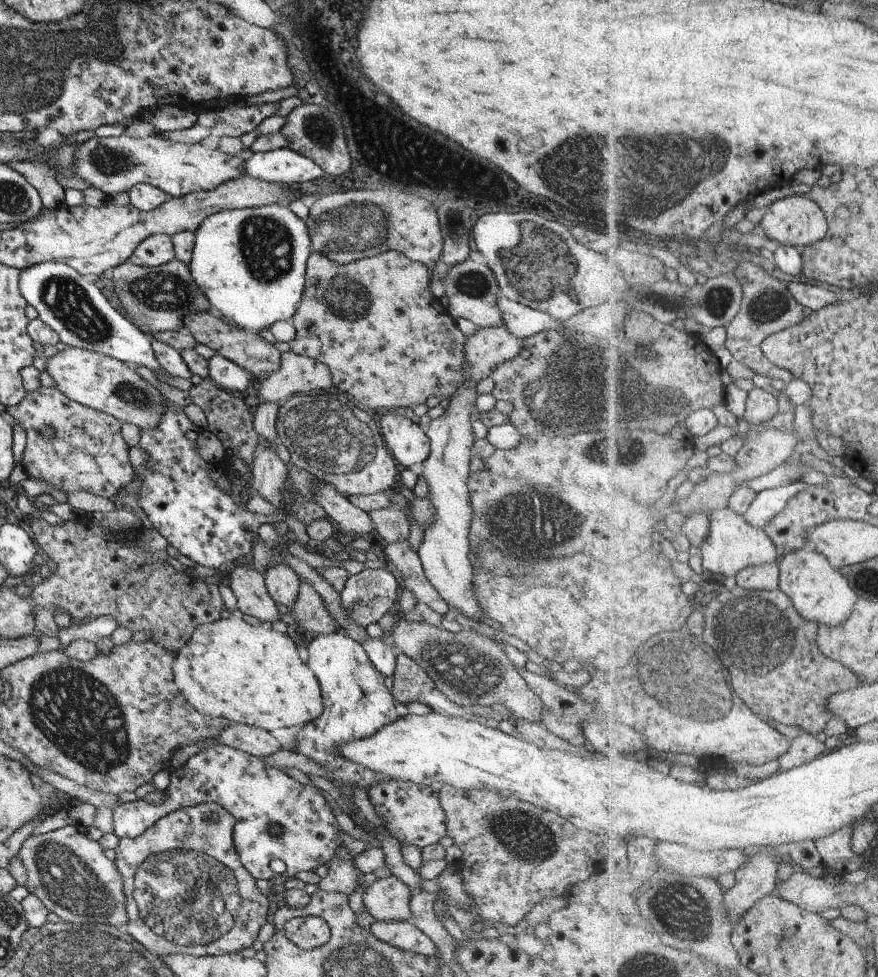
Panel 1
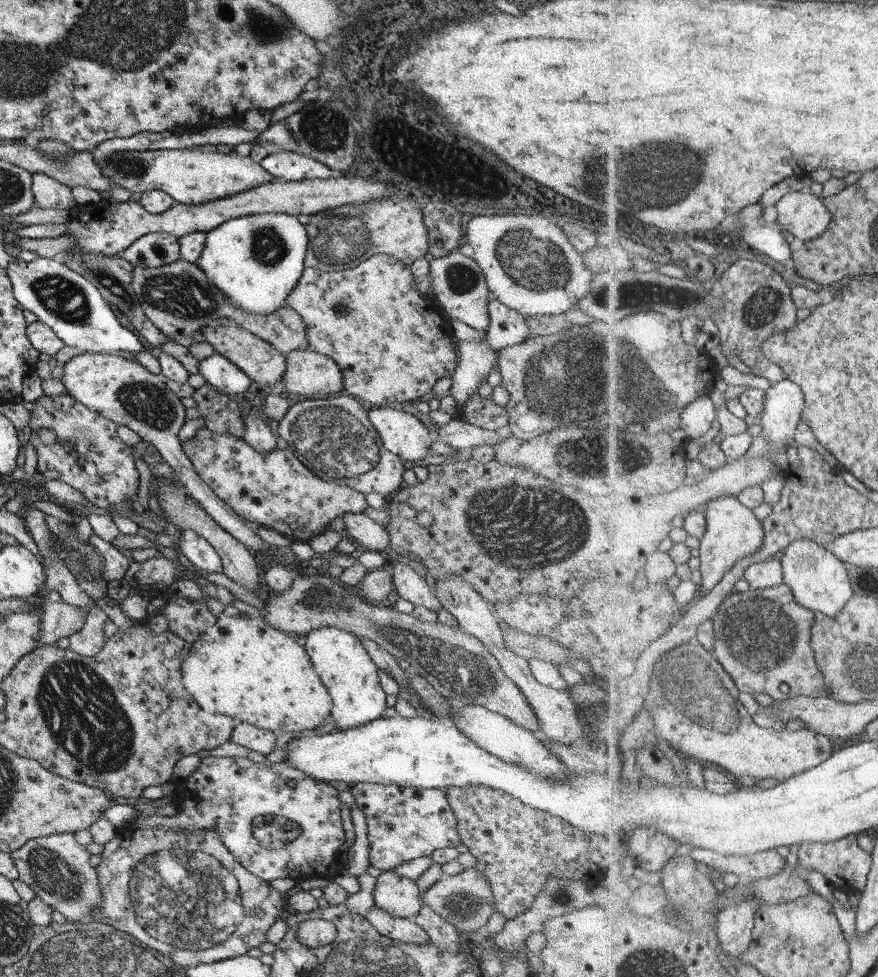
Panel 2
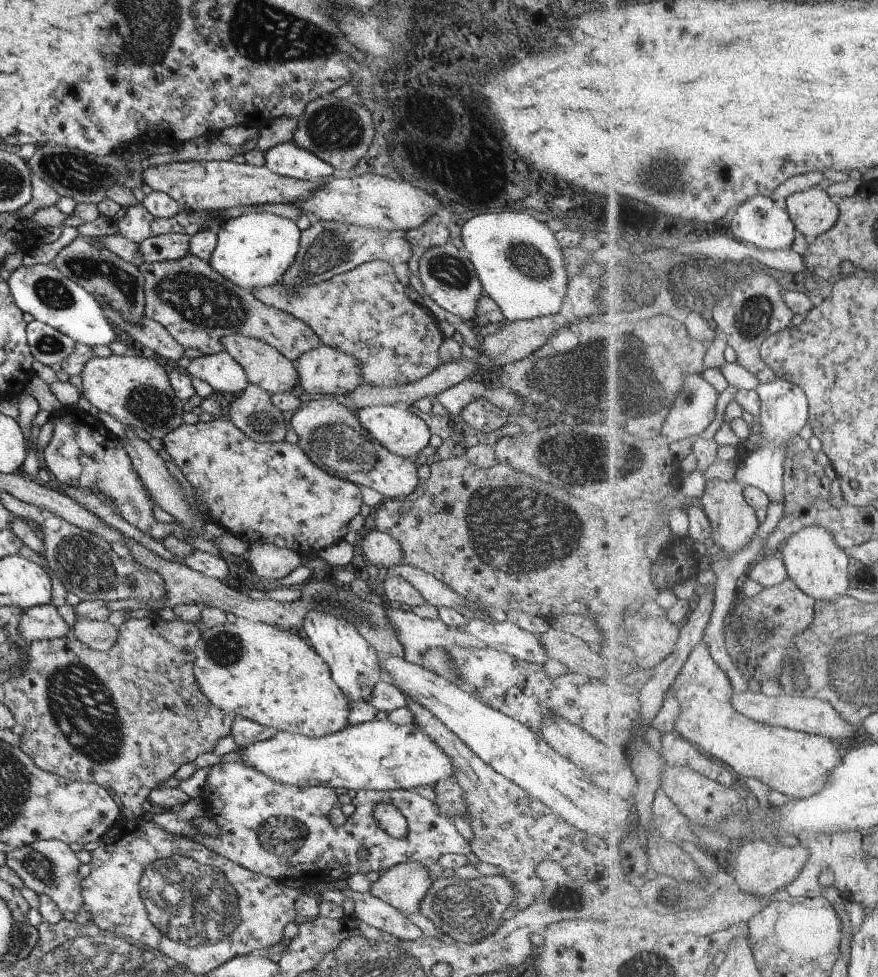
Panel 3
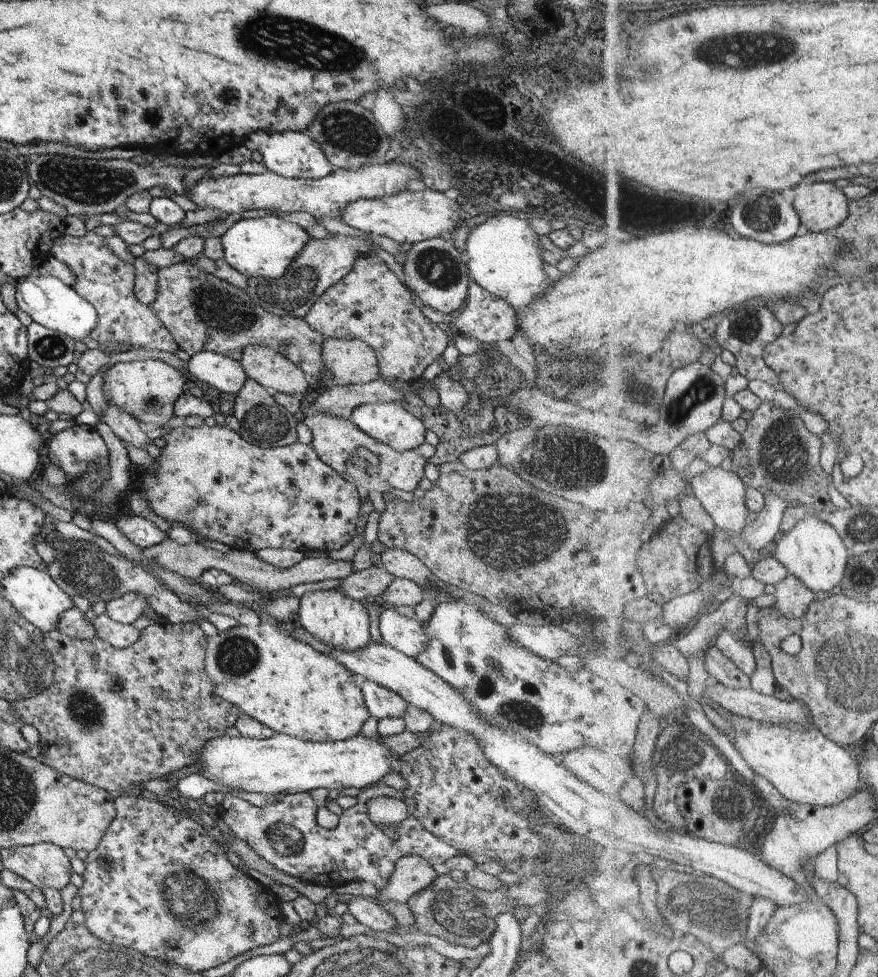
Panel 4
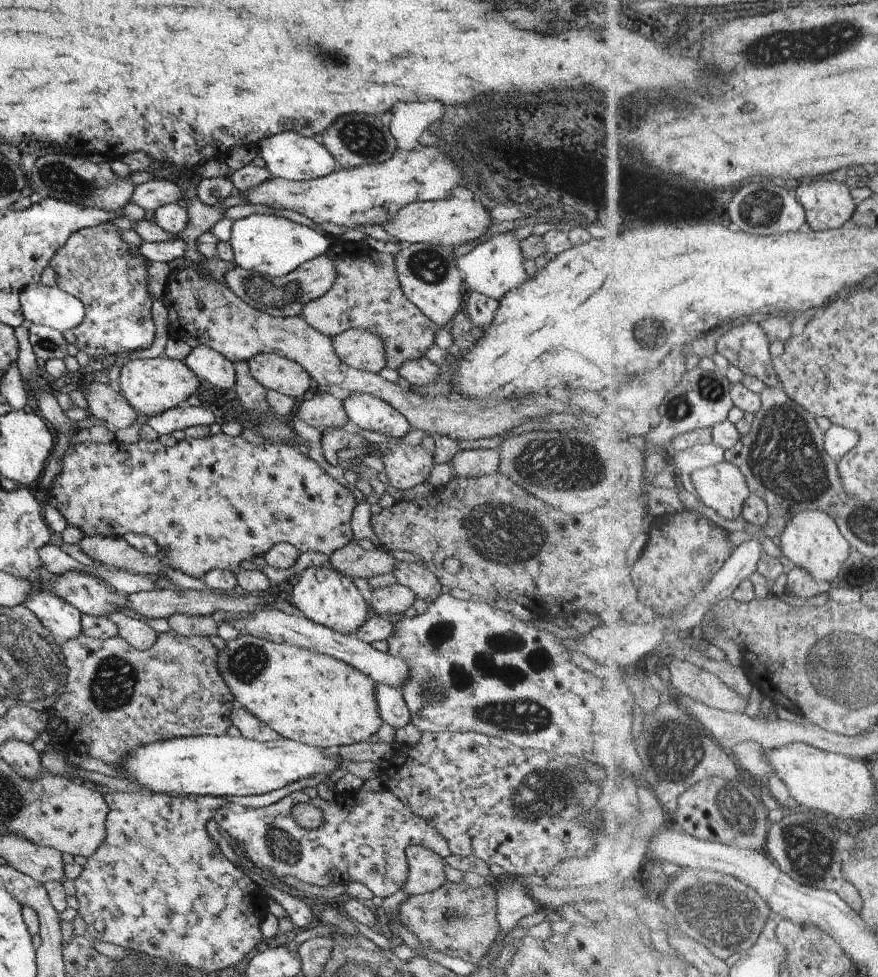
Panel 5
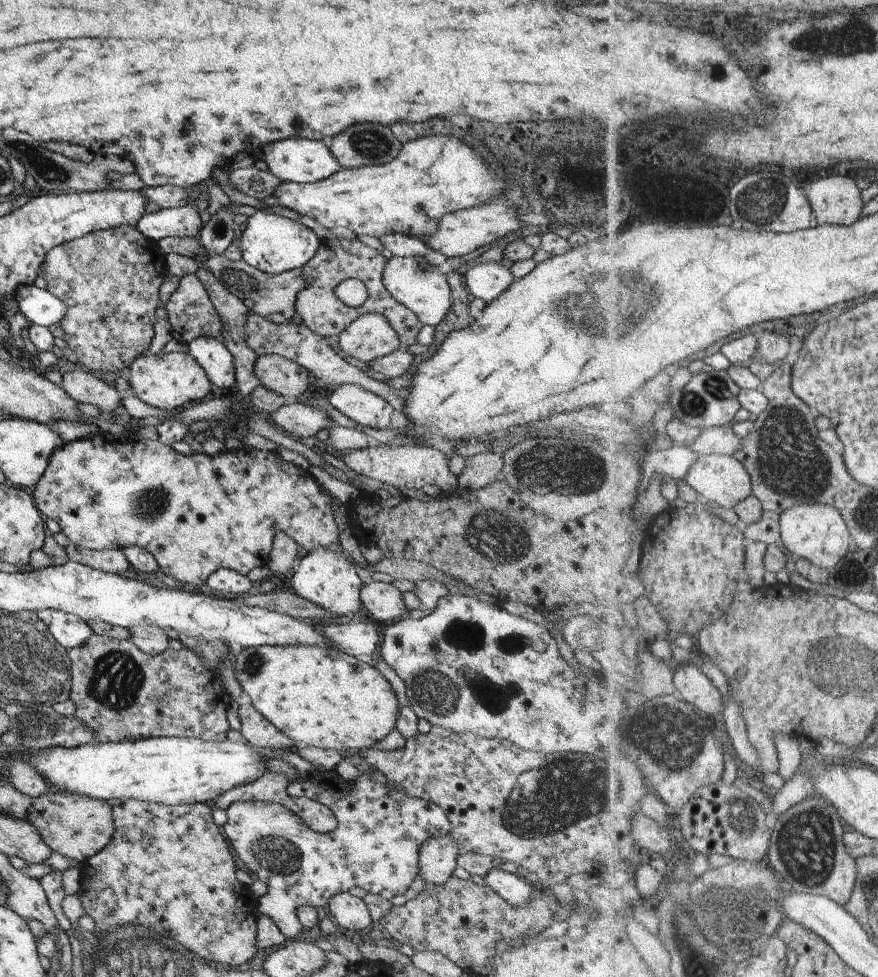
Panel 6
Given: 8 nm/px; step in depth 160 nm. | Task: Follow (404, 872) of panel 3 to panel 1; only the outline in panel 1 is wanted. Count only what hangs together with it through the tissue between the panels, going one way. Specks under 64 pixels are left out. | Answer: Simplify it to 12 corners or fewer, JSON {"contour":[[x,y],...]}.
{"contour":[[389,874],[373,881],[362,904],[374,920],[411,920],[412,891]]}

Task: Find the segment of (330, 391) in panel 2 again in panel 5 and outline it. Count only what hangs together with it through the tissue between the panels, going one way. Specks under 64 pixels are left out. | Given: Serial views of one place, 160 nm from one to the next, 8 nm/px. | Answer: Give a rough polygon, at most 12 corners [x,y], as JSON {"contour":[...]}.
{"contour":[[350,328],[330,341],[350,368],[377,374],[383,343],[368,330]]}

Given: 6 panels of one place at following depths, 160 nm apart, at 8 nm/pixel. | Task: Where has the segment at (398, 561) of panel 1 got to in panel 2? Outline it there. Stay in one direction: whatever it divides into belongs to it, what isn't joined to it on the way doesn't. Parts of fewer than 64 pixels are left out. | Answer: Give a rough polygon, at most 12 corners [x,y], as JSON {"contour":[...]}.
{"contour":[[388,561],[393,590],[413,607],[441,604],[409,565]]}

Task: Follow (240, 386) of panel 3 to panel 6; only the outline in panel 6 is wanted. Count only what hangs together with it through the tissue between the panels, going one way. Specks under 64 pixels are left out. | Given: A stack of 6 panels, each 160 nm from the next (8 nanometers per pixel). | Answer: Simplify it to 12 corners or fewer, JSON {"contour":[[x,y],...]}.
{"contour":[[213,337],[186,343],[217,391],[233,388],[231,353]]}

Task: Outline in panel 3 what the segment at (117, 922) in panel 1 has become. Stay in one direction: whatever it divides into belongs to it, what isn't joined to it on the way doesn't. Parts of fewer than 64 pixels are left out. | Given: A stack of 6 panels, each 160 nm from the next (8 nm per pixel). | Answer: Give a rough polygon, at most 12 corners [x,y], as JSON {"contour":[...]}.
{"contour":[[35,841],[5,853],[23,886],[61,912],[82,903],[69,845]]}

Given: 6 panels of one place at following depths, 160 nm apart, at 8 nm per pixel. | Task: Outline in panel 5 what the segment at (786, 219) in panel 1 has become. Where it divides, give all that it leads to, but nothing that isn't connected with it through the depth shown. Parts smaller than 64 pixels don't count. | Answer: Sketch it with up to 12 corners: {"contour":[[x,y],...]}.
{"contour":[[818,178],[797,188],[816,231],[852,222],[849,186]]}

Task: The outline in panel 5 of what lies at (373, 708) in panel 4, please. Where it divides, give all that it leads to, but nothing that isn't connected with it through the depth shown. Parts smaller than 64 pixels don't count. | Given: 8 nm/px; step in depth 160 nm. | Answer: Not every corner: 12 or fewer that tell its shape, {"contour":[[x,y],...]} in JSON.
{"contour":[[377,683],[374,689],[383,723],[397,730],[410,722],[399,690]]}

